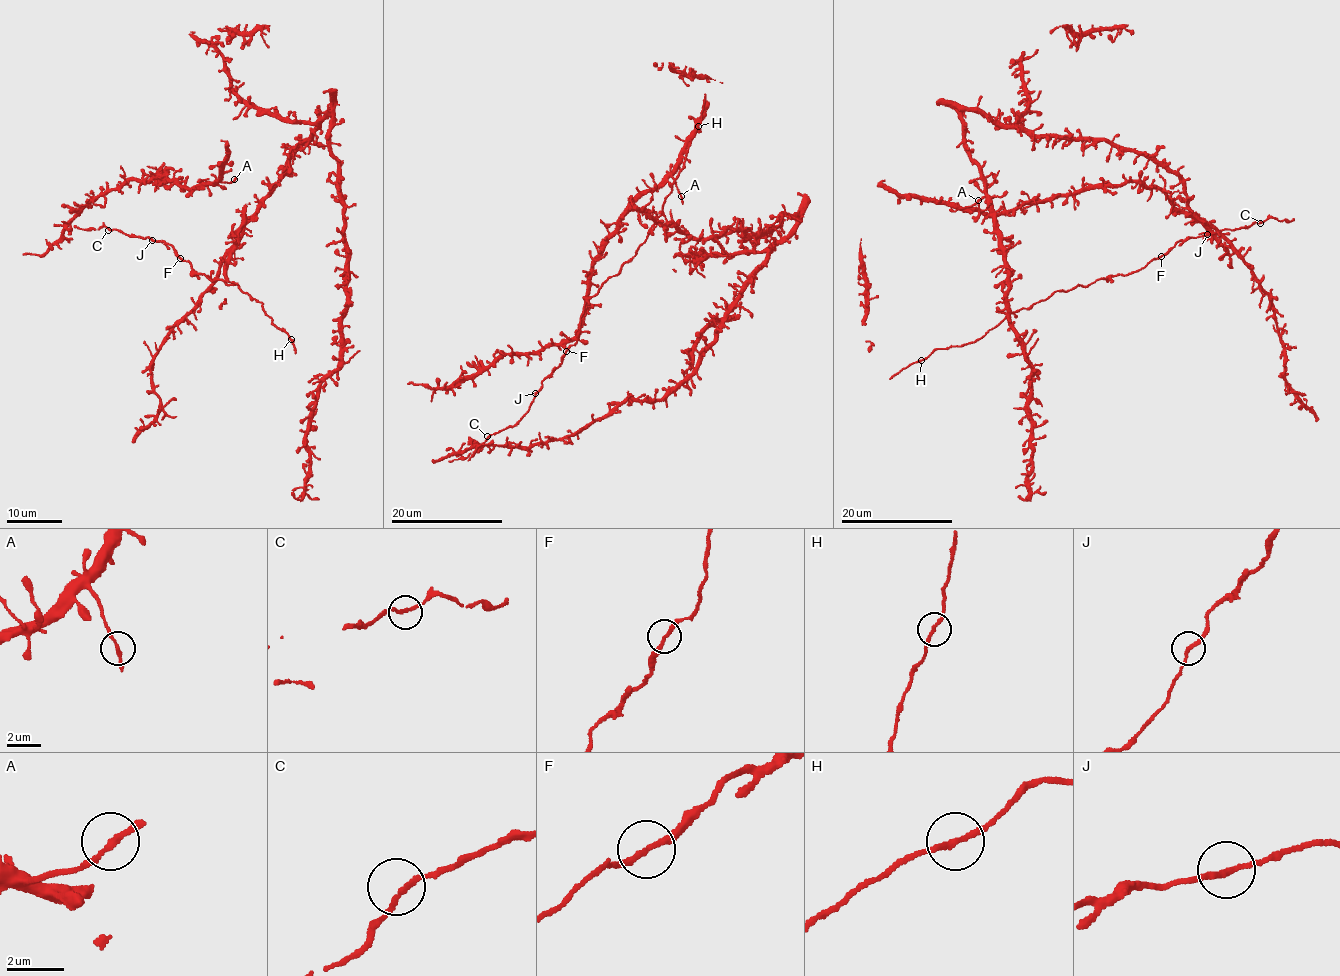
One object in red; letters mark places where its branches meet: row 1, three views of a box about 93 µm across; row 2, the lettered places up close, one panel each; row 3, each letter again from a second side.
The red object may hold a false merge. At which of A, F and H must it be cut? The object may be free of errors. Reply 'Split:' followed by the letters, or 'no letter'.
Split: no letter

